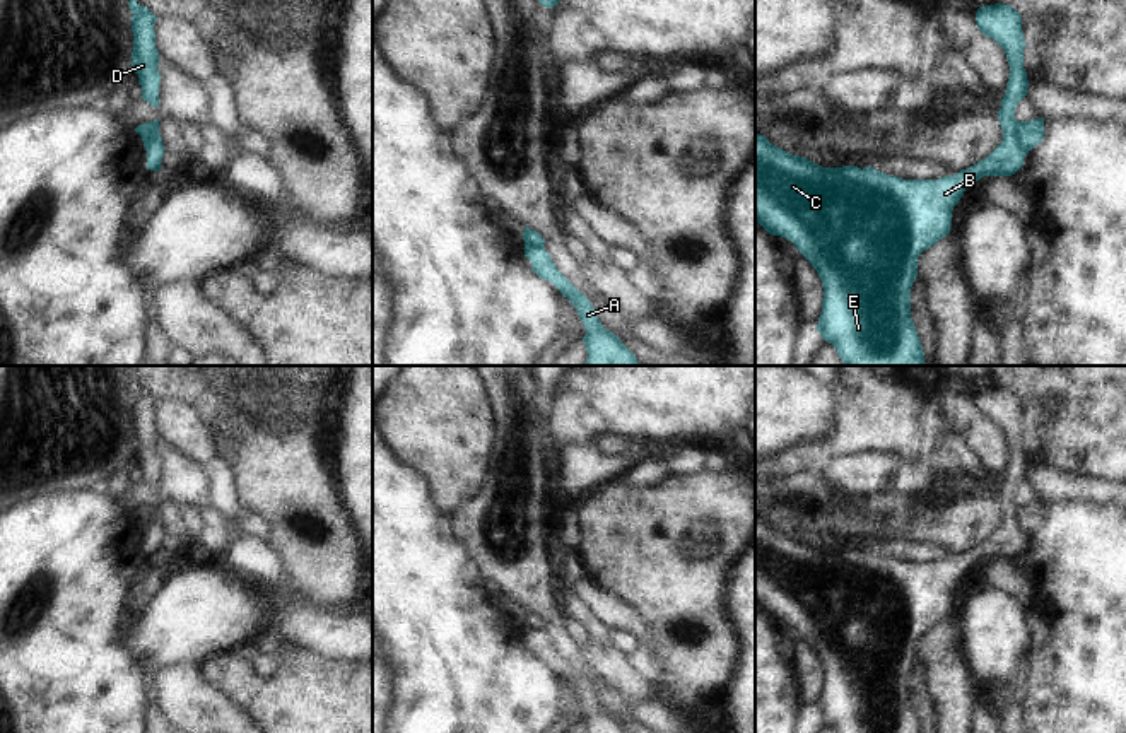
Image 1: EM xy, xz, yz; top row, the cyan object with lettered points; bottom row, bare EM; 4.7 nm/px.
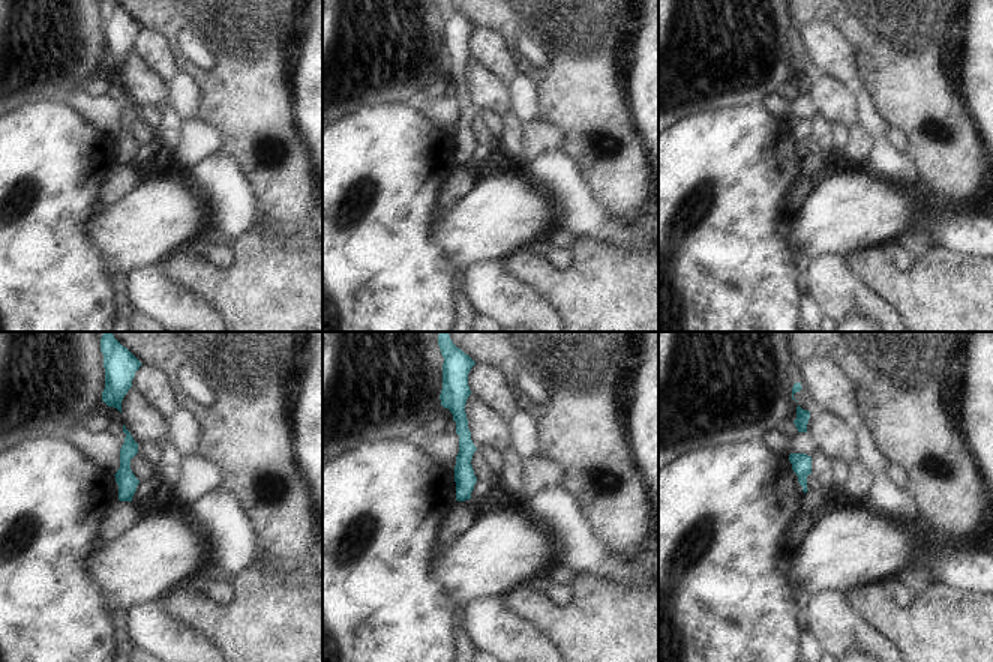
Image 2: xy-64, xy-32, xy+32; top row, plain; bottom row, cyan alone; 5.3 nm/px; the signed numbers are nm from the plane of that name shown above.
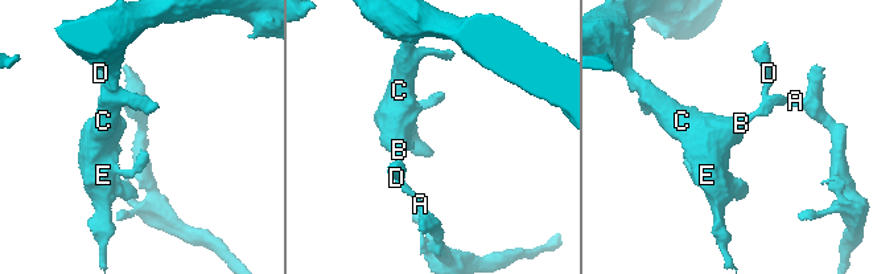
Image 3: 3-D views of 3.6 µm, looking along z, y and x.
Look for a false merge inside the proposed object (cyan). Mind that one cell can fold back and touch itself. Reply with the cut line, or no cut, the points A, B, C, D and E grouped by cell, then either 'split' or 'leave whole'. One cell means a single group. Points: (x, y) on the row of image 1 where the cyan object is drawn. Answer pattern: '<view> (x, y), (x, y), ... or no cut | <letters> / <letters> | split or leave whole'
yz (1017, 122), (1017, 139), (1027, 151) | A / B C D E | split

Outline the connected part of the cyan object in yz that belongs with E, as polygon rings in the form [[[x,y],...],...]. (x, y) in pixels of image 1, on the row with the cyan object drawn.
[[[1005,3],[979,7],[979,31],[994,39],[1006,53],[1010,77],[998,120],[1001,144],[977,164],[940,179],[902,179],[875,171],[871,166],[822,167],[806,157],[793,155],[755,133],[755,220],[772,236],[791,241],[817,270],[822,285],[822,313],[815,326],[822,338],[834,345],[846,366],[924,366],[924,352],[911,318],[911,287],[918,277],[919,255],[950,234],[952,210],[965,188],[982,176],[1012,176],[1029,154],[1017,135],[1015,108],[1027,96],[1029,80],[1023,68],[1023,31],[1020,14]]]

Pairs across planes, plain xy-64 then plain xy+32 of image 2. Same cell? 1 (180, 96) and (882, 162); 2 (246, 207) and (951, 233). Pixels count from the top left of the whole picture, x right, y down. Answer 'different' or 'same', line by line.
1: same
2: same

